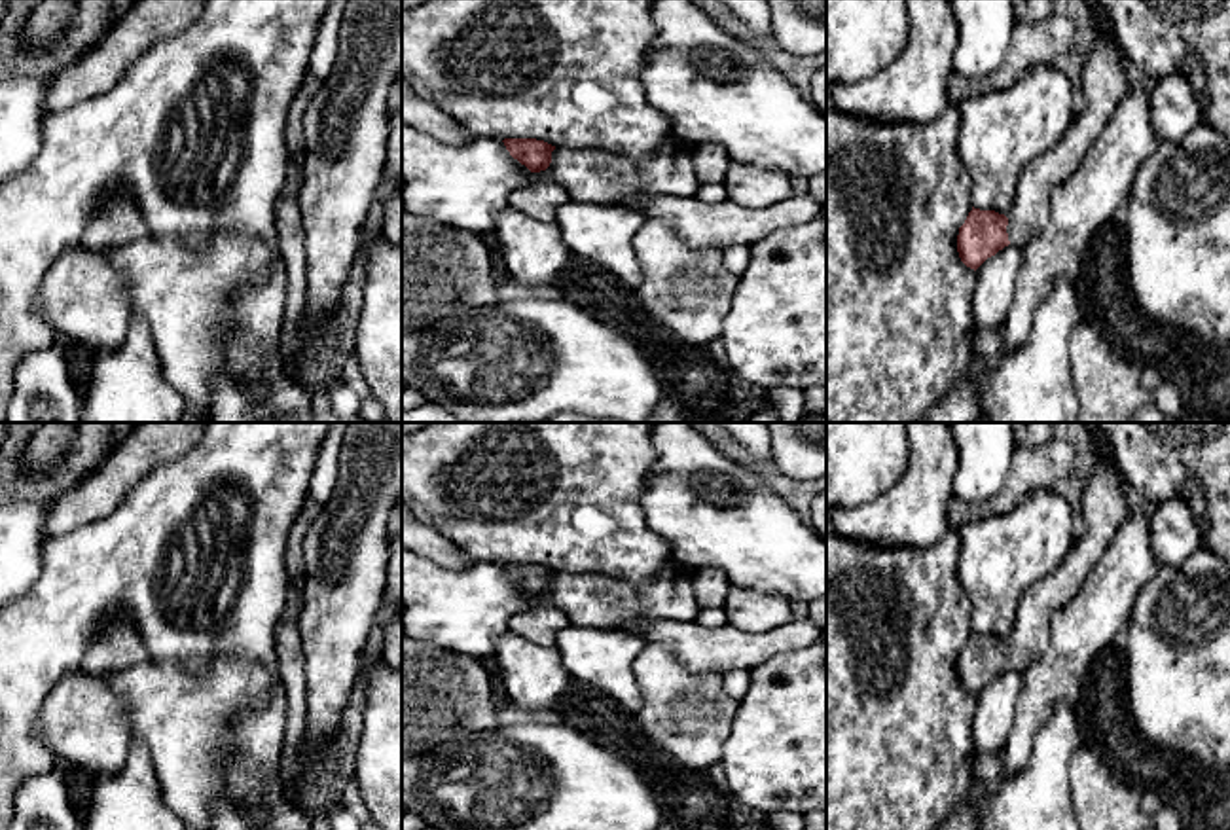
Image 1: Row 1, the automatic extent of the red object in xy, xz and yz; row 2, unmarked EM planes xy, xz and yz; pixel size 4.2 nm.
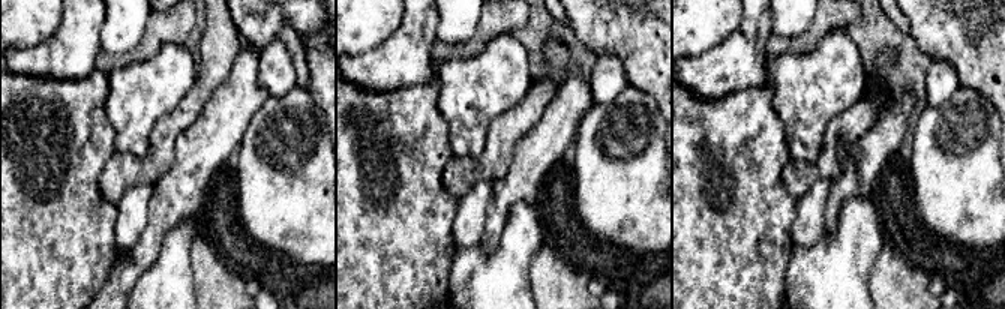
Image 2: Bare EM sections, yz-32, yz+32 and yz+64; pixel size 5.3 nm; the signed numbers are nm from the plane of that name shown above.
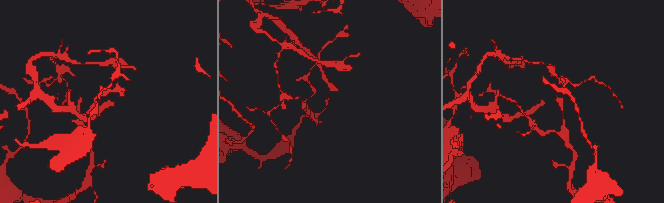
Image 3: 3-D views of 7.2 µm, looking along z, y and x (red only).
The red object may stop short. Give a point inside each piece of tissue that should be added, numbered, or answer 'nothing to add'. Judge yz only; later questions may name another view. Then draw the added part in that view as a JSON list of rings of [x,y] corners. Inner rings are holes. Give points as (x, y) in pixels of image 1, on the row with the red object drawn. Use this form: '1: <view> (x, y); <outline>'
1: yz (1103, 82); [[[1086,8],[1095,40],[1082,68],[1084,104],[1061,140],[1031,161],[1020,174],[1018,193],[1006,214],[1008,241],[1020,248],[1044,229],[1050,216],[1052,191],[1078,171],[1090,146],[1101,135],[1116,104],[1128,91],[1122,47],[1116,36],[1107,34],[1097,25],[1095,9]]]

